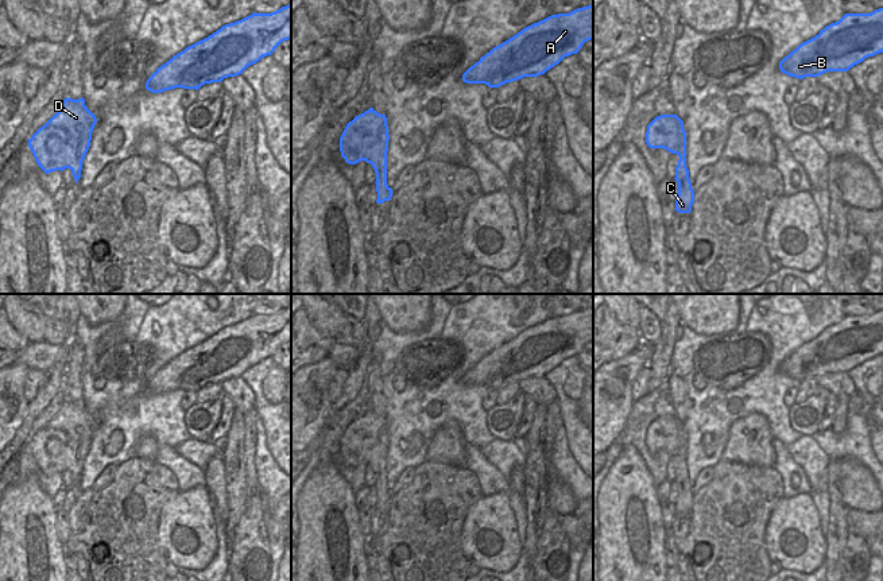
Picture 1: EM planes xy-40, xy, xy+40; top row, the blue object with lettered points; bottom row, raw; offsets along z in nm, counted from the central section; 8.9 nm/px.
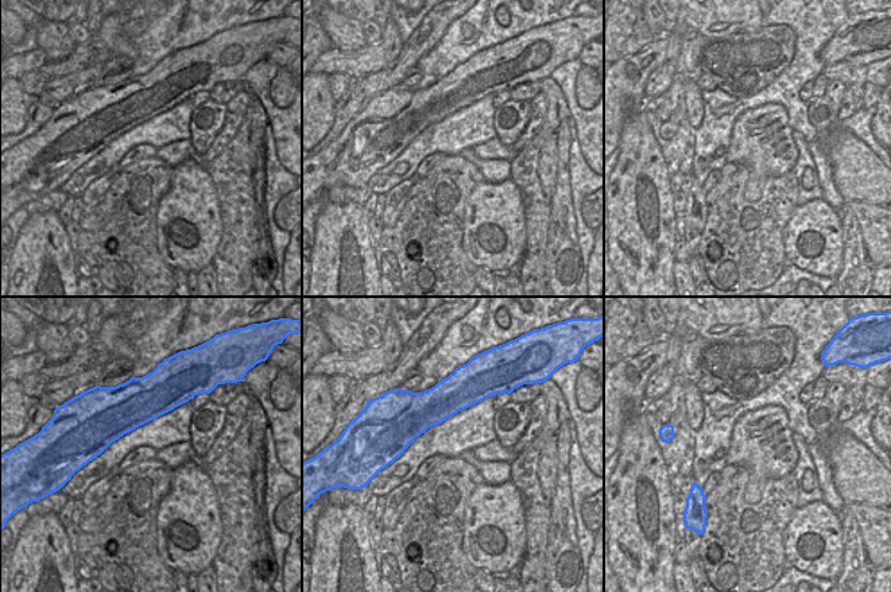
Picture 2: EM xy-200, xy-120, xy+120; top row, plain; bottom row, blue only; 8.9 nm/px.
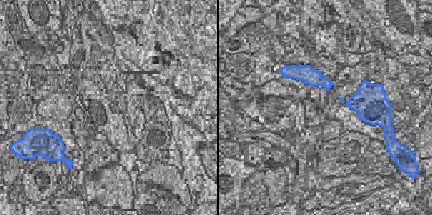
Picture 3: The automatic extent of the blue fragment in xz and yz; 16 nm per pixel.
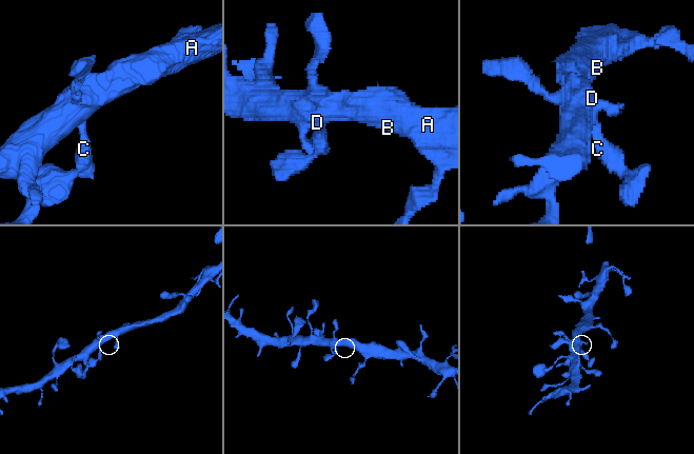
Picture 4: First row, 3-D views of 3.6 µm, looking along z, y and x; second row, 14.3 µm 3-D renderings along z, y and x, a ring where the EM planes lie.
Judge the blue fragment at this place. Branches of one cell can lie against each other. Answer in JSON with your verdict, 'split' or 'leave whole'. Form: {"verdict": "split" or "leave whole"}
{"verdict": "leave whole"}

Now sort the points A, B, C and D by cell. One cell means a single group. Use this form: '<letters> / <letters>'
A B C D

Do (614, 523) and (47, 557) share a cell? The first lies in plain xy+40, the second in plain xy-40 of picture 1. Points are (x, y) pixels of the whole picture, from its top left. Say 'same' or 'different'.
same

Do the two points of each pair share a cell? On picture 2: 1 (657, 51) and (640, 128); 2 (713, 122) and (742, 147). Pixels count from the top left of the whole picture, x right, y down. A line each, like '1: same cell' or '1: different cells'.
1: different cells
2: different cells

